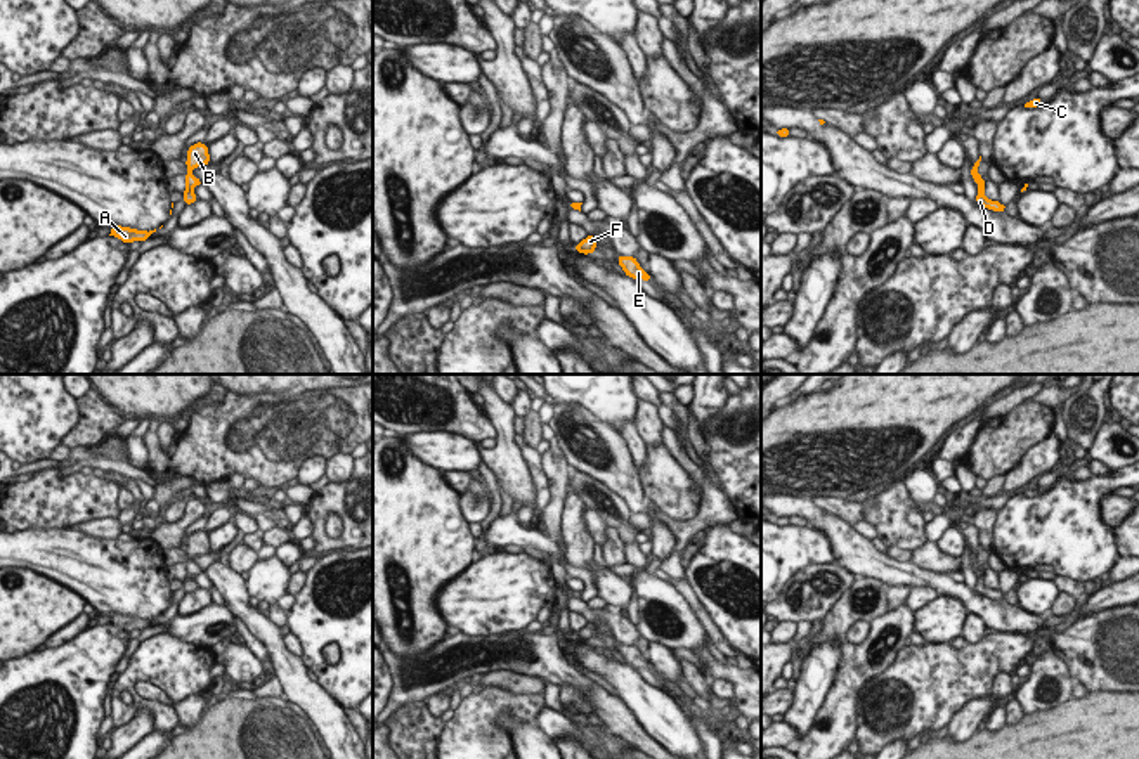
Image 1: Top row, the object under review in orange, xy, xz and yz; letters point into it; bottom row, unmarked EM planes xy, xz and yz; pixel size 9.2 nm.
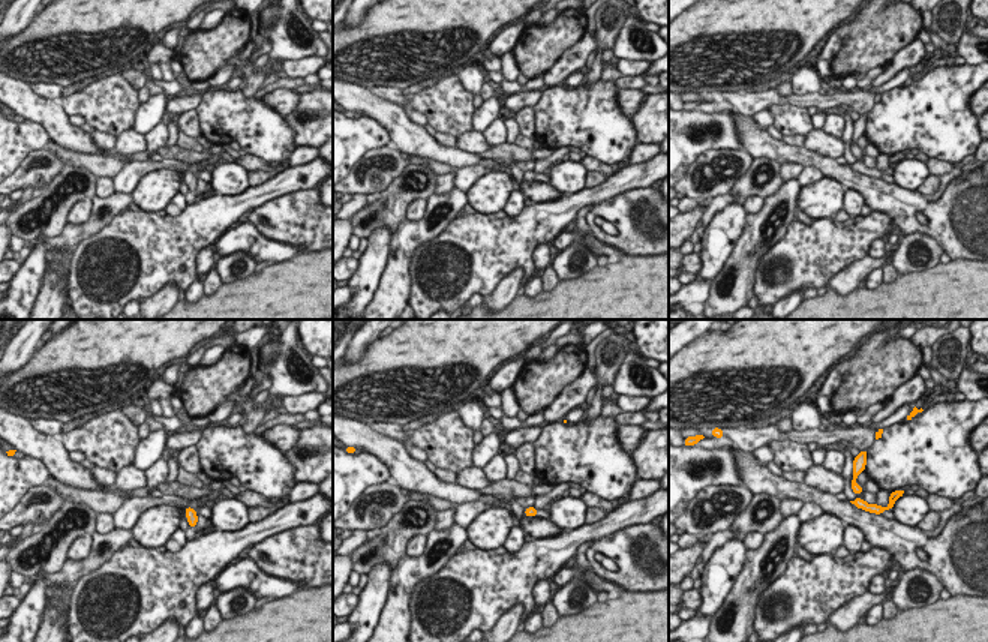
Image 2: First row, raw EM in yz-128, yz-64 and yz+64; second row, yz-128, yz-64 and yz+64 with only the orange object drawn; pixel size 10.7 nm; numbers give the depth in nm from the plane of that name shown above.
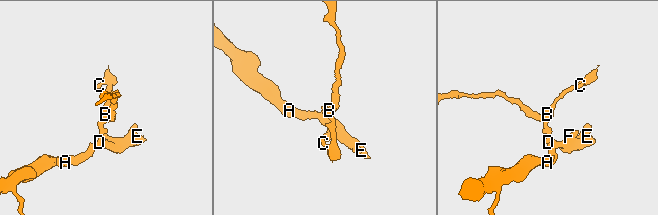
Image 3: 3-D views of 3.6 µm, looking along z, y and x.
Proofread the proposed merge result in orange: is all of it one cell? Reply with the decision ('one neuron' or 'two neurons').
one neuron

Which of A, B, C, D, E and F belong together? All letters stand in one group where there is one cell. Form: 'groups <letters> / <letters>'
groups A B C D E F

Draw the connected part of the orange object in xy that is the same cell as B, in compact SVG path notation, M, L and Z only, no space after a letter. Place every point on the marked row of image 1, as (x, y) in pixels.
M196 142L192 146L189 146L187 149L187 159L185 159L185 166L187 166L187 173L185 173L185 191L184 194L184 203L185 206L192 204L198 201L196 194L194 194L194 187L198 187L201 182L199 178L196 178L192 175L192 170L196 166L208 166L210 165L210 152L208 152L208 146L203 142Z

